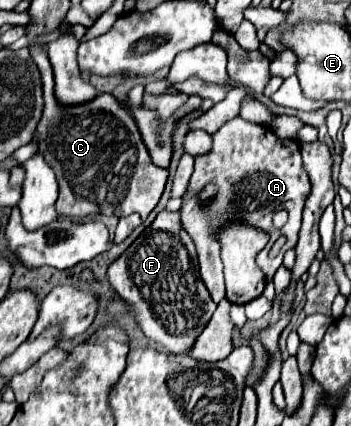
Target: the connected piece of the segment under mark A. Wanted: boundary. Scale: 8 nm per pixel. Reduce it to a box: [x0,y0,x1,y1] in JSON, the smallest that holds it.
[180,118,310,304]

